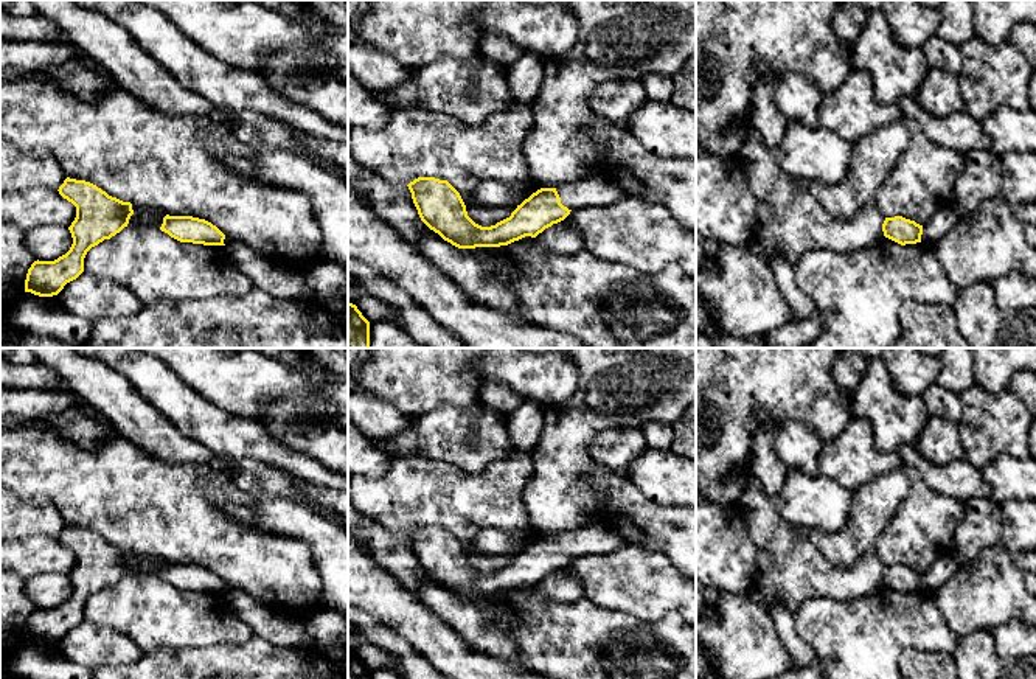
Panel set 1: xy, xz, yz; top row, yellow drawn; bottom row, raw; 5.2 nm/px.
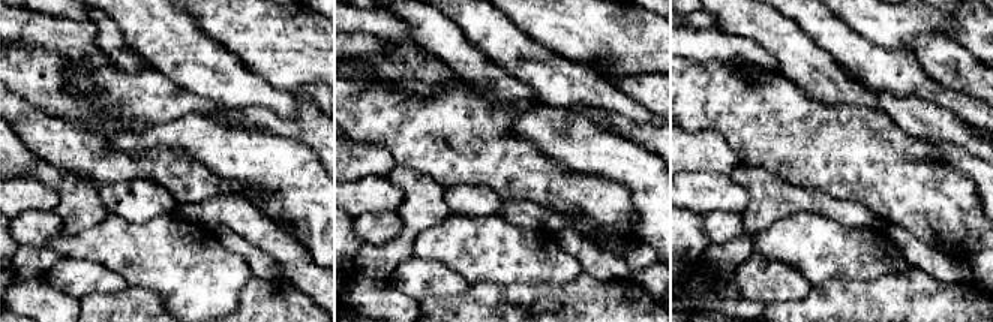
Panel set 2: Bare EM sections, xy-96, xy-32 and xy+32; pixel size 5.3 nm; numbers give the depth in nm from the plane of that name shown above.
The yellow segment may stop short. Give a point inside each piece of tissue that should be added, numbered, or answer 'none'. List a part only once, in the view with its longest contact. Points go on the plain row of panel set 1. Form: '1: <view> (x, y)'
1: xz (595, 538)

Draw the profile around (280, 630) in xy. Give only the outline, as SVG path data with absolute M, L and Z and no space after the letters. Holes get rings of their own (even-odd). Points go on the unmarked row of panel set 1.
M233 589L224 595L227 604L250 626L255 635L281 648L303 649L314 646L314 639L301 618L273 611L242 590Z

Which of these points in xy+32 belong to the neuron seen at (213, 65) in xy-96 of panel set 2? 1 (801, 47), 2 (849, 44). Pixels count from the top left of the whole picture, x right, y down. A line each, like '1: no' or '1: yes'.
1: no
2: yes

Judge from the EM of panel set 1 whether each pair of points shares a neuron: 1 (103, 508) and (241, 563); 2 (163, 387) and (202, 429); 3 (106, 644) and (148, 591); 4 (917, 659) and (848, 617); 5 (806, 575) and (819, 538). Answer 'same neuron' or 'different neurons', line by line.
1: same neuron
2: same neuron
3: different neurons
4: different neurons
5: different neurons

